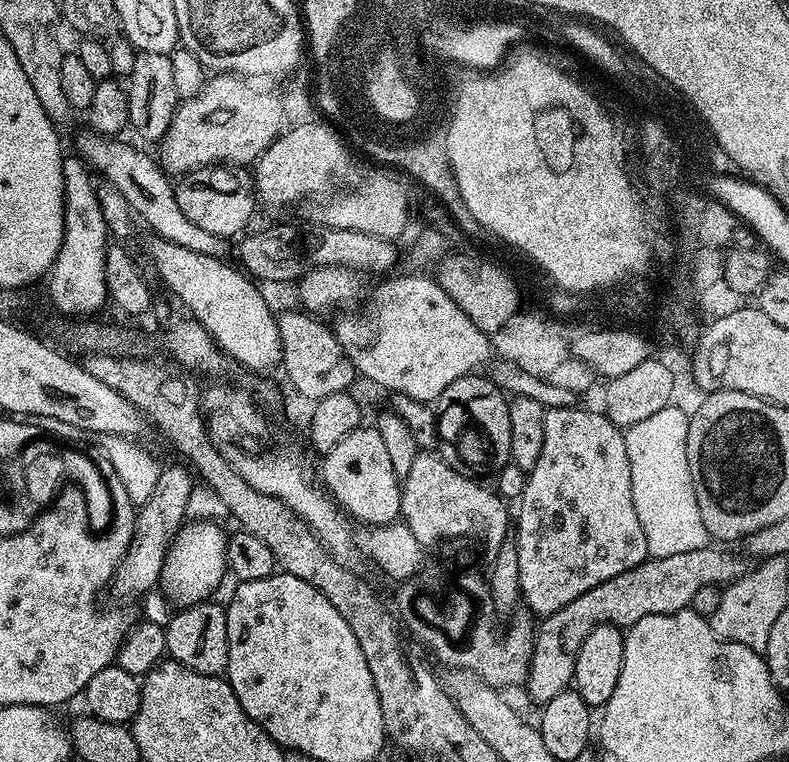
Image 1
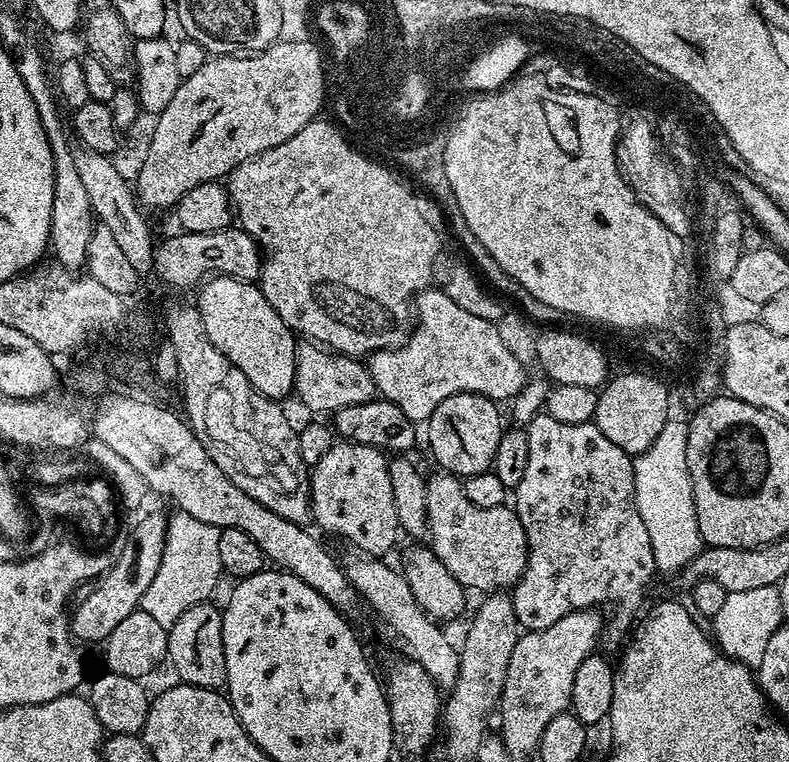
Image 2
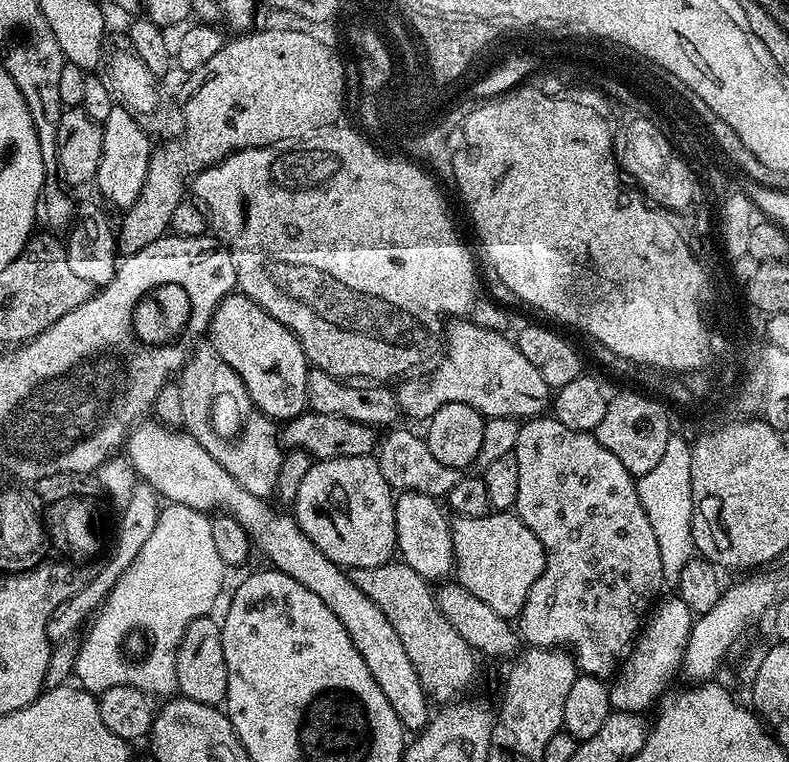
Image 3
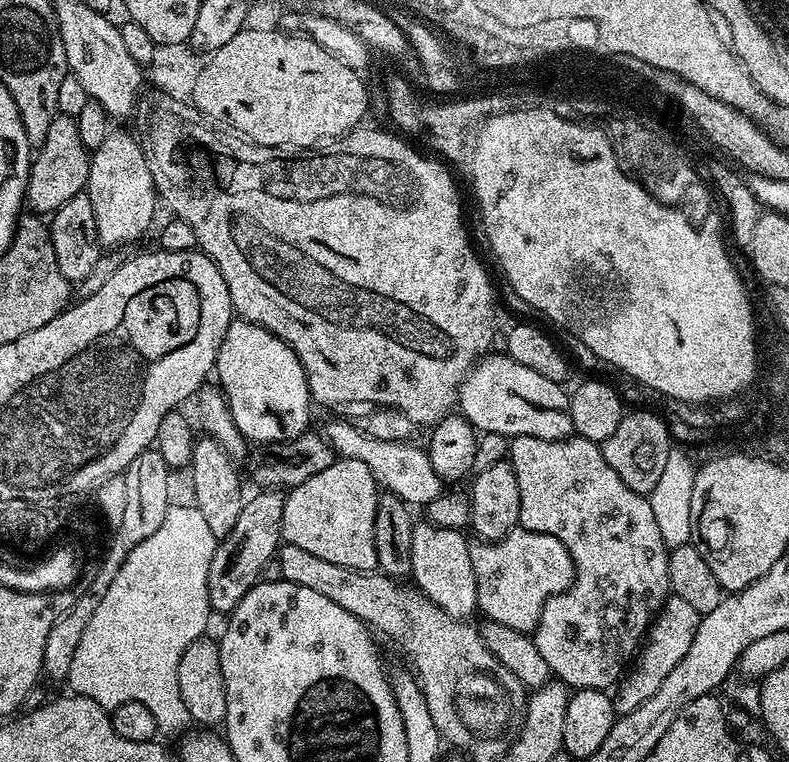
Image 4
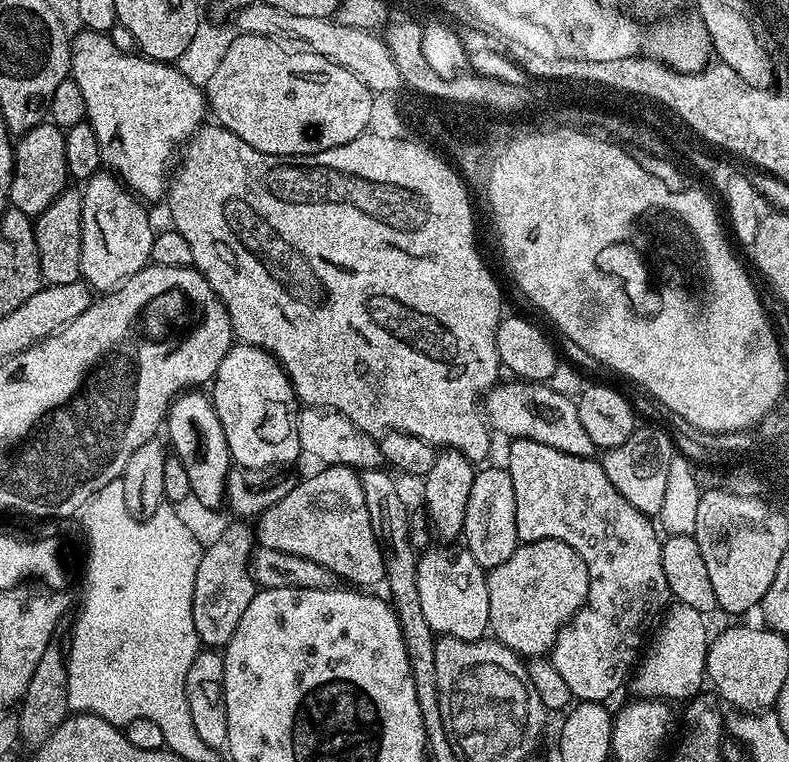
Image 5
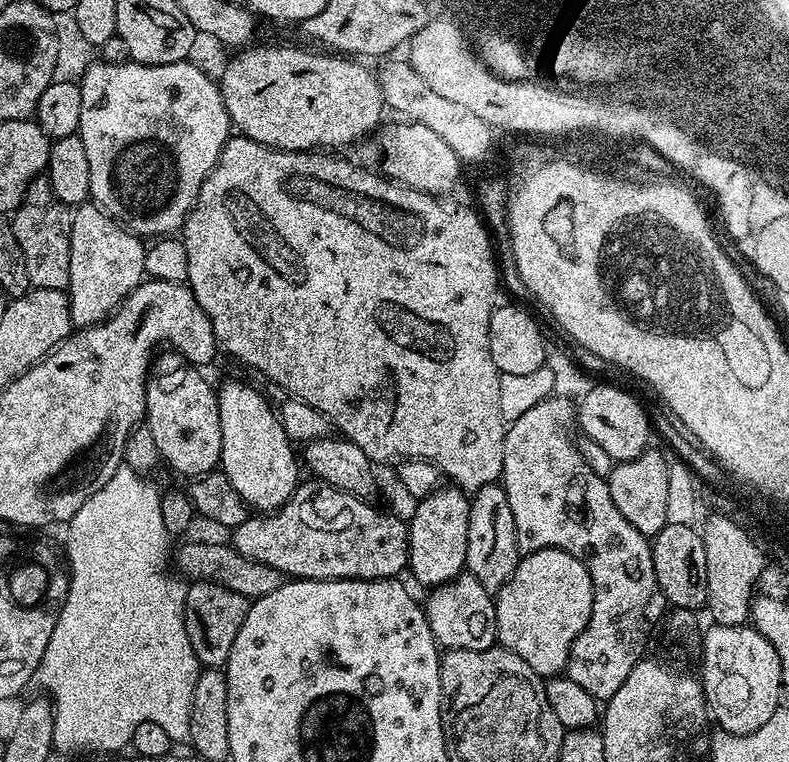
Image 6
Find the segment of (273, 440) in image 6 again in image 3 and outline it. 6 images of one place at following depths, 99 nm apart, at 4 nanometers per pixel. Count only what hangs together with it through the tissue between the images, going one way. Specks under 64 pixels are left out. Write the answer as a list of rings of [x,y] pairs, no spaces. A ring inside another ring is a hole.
[[[229,294],[214,310],[207,335],[222,362],[238,374],[259,412],[274,422],[287,422],[305,412],[310,365],[296,335],[278,318],[270,318],[249,296]]]

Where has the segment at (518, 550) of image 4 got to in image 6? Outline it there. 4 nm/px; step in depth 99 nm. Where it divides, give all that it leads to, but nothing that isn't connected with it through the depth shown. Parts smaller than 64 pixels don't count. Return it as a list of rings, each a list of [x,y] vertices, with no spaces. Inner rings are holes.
[[[557,548],[521,555],[514,574],[495,593],[494,599],[497,643],[518,654],[541,678],[563,673],[570,646],[593,612],[592,579],[583,562]]]

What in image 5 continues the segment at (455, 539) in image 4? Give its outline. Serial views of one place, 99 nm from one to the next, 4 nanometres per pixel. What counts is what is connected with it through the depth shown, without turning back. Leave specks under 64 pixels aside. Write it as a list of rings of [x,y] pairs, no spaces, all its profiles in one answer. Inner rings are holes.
[[[452,546],[429,547],[416,561],[416,581],[418,582],[418,599],[422,602],[423,617],[429,623],[437,637],[449,636],[463,640],[485,639],[490,622],[490,594],[488,593],[488,577],[485,569],[474,562],[474,554],[466,550],[455,552]]]

